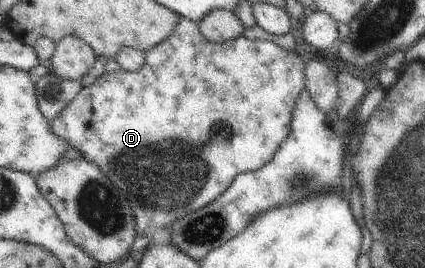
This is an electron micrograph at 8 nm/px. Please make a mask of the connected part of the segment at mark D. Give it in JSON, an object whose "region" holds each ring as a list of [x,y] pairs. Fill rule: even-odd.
{"region":[[[181,17],[177,27],[173,29],[173,33],[163,43],[159,43],[157,47],[153,47],[146,53],[143,67],[139,71],[128,72],[120,69],[115,72],[105,72],[93,85],[82,88],[70,105],[61,111],[59,117],[48,122],[52,127],[51,131],[57,137],[63,137],[69,143],[70,149],[79,151],[82,160],[95,163],[99,167],[99,171],[114,181],[117,189],[131,203],[137,230],[137,237],[135,237],[132,249],[135,252],[143,252],[152,243],[153,234],[157,229],[167,228],[170,230],[170,227],[173,227],[173,223],[178,219],[183,219],[215,201],[239,174],[261,169],[263,165],[273,159],[273,155],[277,153],[277,149],[289,135],[293,107],[295,107],[299,94],[305,90],[305,65],[306,63],[294,50],[283,49],[273,42],[250,40],[241,35],[237,39],[213,43],[203,37],[196,22]]]}

